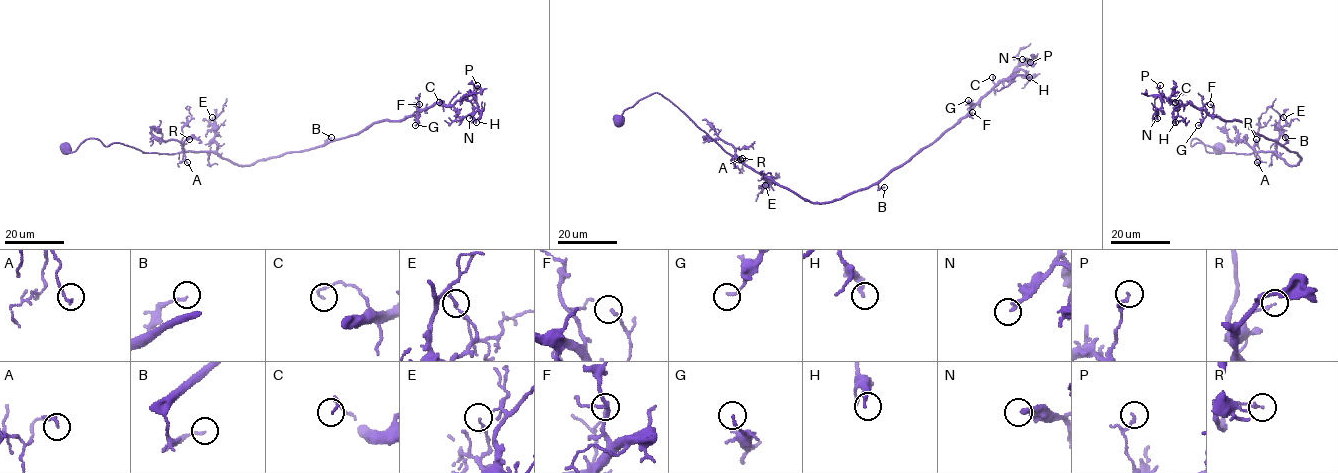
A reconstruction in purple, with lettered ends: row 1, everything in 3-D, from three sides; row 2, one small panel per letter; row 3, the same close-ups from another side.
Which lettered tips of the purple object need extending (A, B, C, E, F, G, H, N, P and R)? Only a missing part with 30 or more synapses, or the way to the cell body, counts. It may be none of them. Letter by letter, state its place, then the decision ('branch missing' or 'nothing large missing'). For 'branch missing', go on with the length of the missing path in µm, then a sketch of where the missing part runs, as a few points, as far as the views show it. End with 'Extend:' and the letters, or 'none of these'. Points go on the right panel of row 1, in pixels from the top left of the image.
A: at (1257, 162); nothing large missing
B: at (1285, 137); nothing large missing
C: at (1175, 102); nothing large missing
E: at (1283, 117); nothing large missing
F: at (1210, 104); nothing large missing
G: at (1198, 125); nothing large missing
H: at (1175, 122); nothing large missing
N: at (1157, 118); branch missing; about 9 µm are missing; missing branch runs (1157, 118), (1161, 134)
P: at (1160, 85); nothing large missing
R: at (1256, 139); nothing large missing
Extend: N

